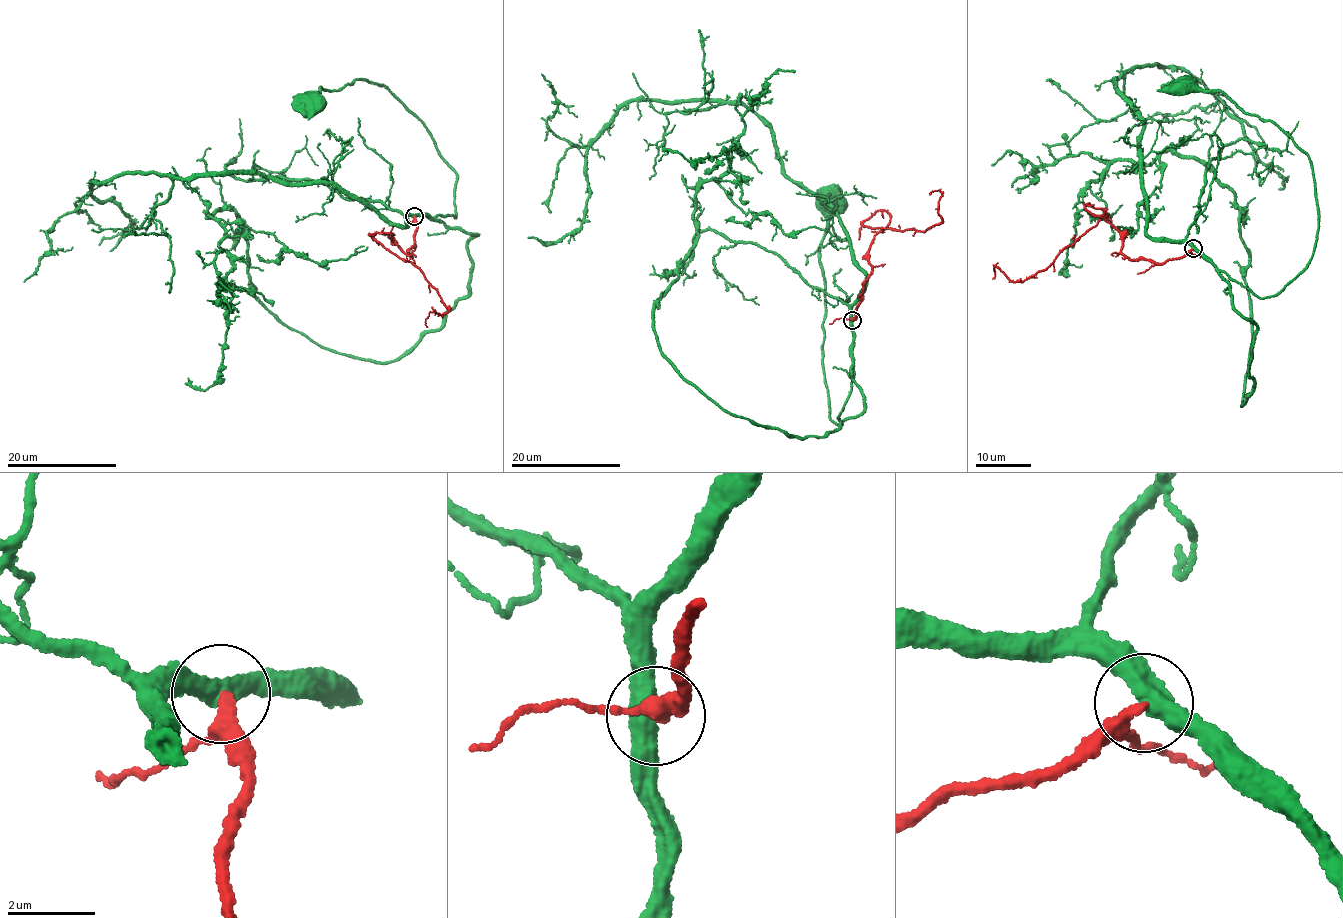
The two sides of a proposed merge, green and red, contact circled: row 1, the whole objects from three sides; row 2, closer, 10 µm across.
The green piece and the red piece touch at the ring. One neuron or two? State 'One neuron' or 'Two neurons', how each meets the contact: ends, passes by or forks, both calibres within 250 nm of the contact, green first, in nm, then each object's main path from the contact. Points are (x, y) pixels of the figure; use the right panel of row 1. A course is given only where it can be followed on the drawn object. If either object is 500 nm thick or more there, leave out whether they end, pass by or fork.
Two neurons. At the ring green passes by. At the ring red passes by. Thickness 480 nm (green) against 240 nm. Course of green: (1193, 249), (1272, 297), (1303, 270), (1318, 210), (1308, 155), (1277, 125), (1221, 92), (1181, 85). Course of red: (1193, 249), (1163, 263), (1125, 256), (1087, 203), (1104, 214), (1047, 267), (1018, 281), (994, 266), (993, 278)

